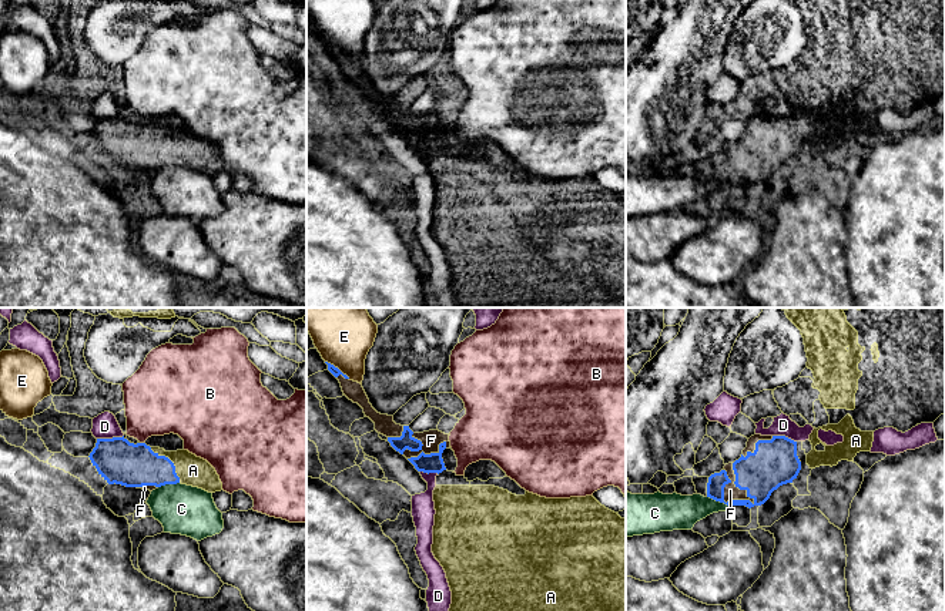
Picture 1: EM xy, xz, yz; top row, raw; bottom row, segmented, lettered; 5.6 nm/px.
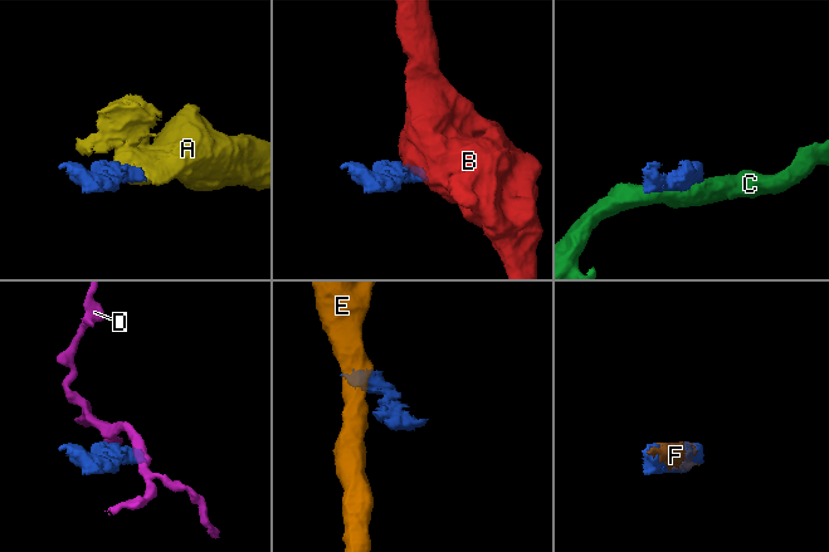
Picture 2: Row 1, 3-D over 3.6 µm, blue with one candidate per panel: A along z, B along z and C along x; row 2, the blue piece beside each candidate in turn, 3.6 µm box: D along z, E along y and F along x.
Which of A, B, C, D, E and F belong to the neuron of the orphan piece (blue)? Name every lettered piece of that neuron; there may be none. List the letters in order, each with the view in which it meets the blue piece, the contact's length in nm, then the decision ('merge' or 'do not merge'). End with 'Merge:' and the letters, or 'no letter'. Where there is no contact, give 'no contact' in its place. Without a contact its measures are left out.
A: meets blue in xy; contact 260 nm long; merge
B: meets blue in xy; contact 30 nm long; do not merge
C: meets blue in yz; contact 150 nm long; do not merge
D: meets blue in xy; contact 150 nm long; do not merge
E: meets blue in xz; contact 170 nm long; do not merge
F: meets blue in yz; contact 260 nm long; merge
Merge: A, F

